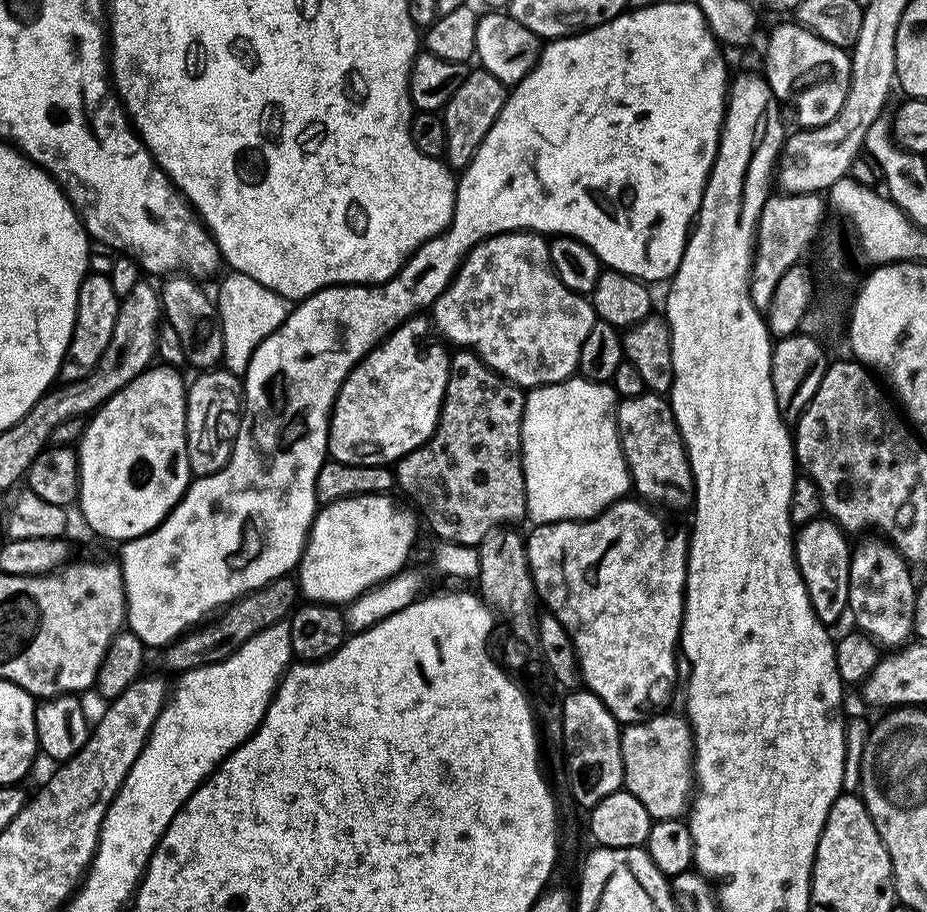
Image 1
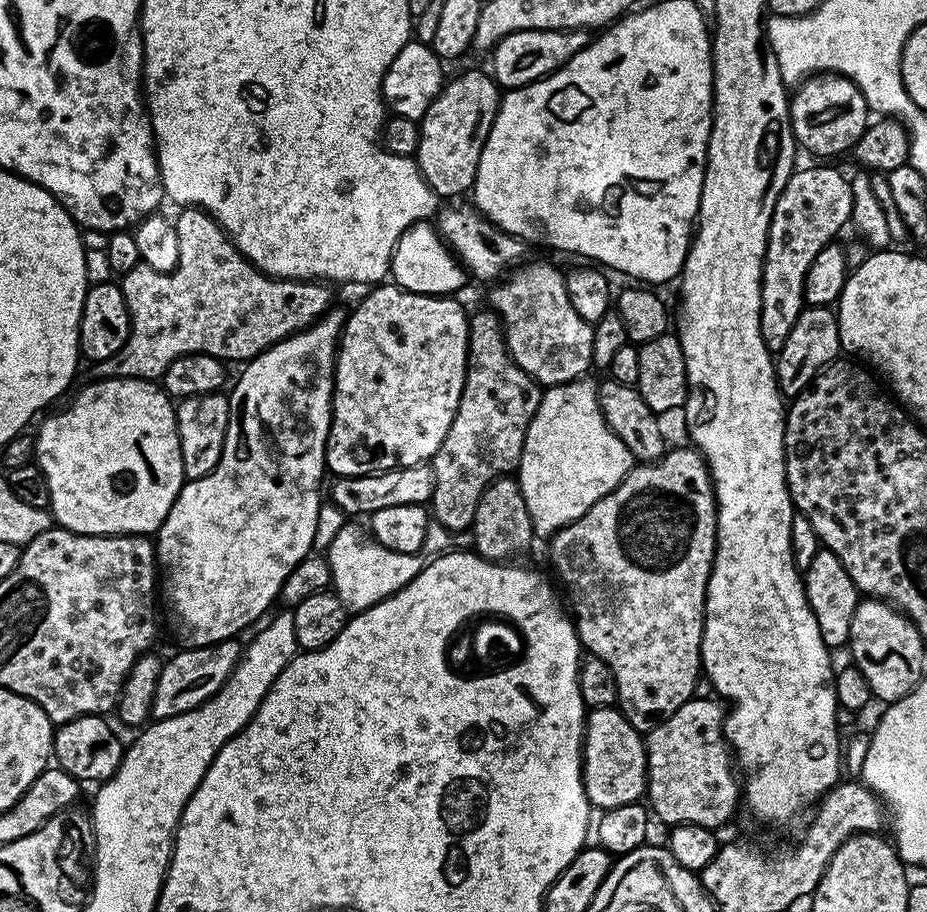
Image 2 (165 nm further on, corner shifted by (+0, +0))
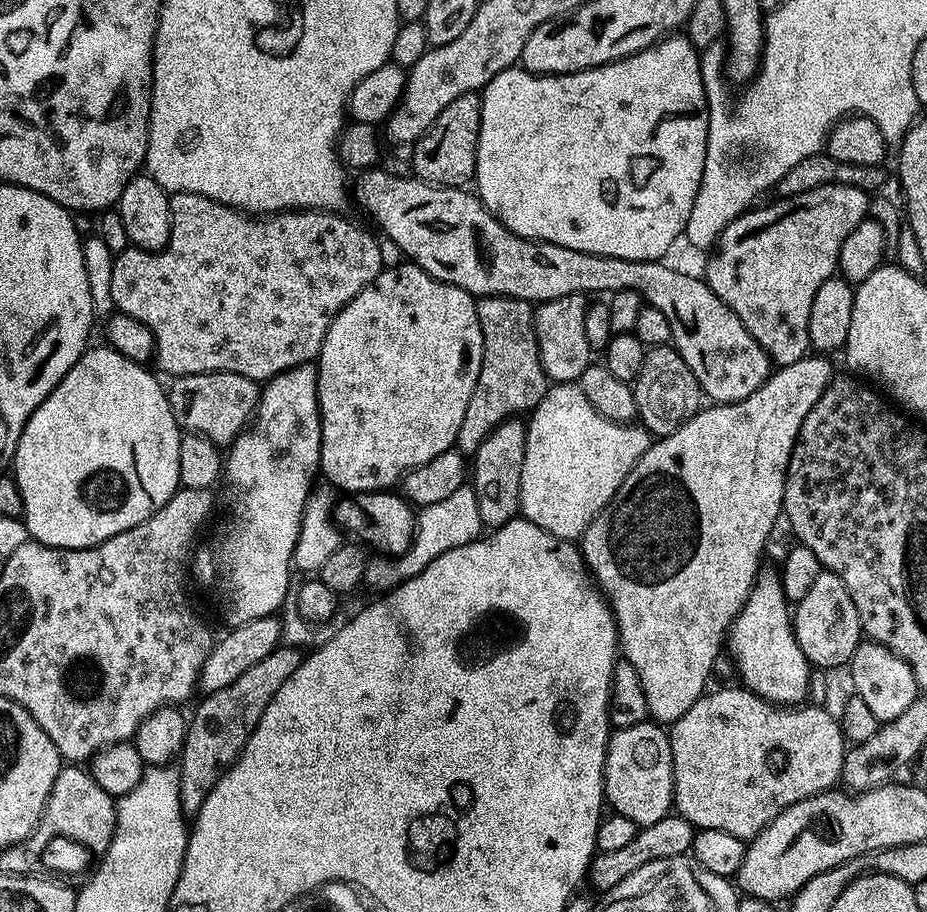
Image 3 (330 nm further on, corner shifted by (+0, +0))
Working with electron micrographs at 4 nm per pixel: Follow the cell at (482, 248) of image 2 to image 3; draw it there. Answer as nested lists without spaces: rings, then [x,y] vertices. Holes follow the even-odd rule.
[[[377,166],[371,170],[364,170],[359,173],[360,176],[356,180],[356,200],[365,208],[366,211],[372,215],[372,220],[385,232],[387,239],[395,244],[400,249],[401,253],[411,263],[415,264],[423,272],[428,272],[436,280],[441,280],[447,284],[458,286],[462,290],[466,290],[473,298],[481,296],[513,296],[519,300],[527,300],[535,302],[537,305],[545,304],[547,300],[554,298],[562,298],[566,294],[578,294],[583,292],[585,294],[593,294],[592,292],[604,292],[603,294],[611,294],[618,290],[634,290],[639,292],[644,297],[644,303],[649,308],[654,310],[662,310],[662,314],[666,317],[666,322],[670,322],[670,334],[672,335],[670,344],[675,348],[676,353],[682,358],[682,362],[686,362],[686,366],[690,366],[690,374],[694,374],[694,378],[698,382],[701,393],[705,397],[708,396],[709,401],[717,404],[733,404],[739,400],[750,398],[750,394],[754,394],[758,389],[763,386],[768,377],[774,371],[773,361],[770,359],[768,352],[757,340],[751,336],[746,329],[742,318],[738,318],[738,314],[734,314],[734,310],[730,310],[730,306],[726,306],[726,302],[722,302],[722,298],[718,298],[718,294],[714,294],[714,290],[710,290],[707,279],[696,276],[691,276],[688,272],[679,272],[676,268],[671,268],[670,265],[664,264],[668,262],[649,262],[646,260],[631,260],[630,258],[614,258],[613,256],[603,256],[602,254],[590,254],[582,250],[574,250],[570,246],[558,246],[554,242],[546,242],[545,240],[528,240],[525,236],[514,234],[507,228],[500,220],[497,220],[491,212],[485,208],[479,195],[473,194],[472,196],[463,187],[459,188],[442,188],[435,184],[427,184],[425,180],[419,178],[411,178],[407,180],[404,176],[391,176],[388,172],[383,172],[383,167]]]

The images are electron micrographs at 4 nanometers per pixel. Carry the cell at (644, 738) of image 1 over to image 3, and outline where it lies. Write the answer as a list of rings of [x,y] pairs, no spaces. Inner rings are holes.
[[[743,686],[720,688],[717,692],[712,691],[705,691],[704,695],[698,698],[698,702],[694,702],[694,706],[690,706],[690,710],[686,710],[686,714],[682,714],[682,718],[678,718],[676,723],[671,725],[668,738],[672,751],[672,773],[674,774],[672,803],[678,815],[689,820],[693,828],[697,830],[702,828],[726,830],[726,834],[734,834],[739,840],[747,842],[754,839],[771,820],[778,818],[778,814],[782,814],[782,810],[786,810],[794,802],[816,796],[819,792],[829,791],[835,785],[832,783],[837,783],[840,780],[846,741],[844,732],[840,729],[839,719],[831,717],[824,707],[769,704],[758,694],[754,694]]]

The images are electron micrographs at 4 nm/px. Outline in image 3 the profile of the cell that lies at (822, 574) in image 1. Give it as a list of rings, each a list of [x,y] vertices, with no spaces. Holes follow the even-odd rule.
[[[820,571],[806,598],[795,605],[792,629],[798,638],[798,646],[802,646],[802,654],[806,654],[813,669],[842,667],[851,661],[854,650],[862,642],[860,615],[838,574]]]

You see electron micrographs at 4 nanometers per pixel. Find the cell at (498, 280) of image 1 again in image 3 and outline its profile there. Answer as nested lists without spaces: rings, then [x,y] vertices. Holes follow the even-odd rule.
[[[579,292],[547,300],[535,309],[540,361],[549,381],[579,381],[582,370],[586,370],[586,366],[593,359],[592,348],[586,342],[586,310],[589,303],[589,297]]]

